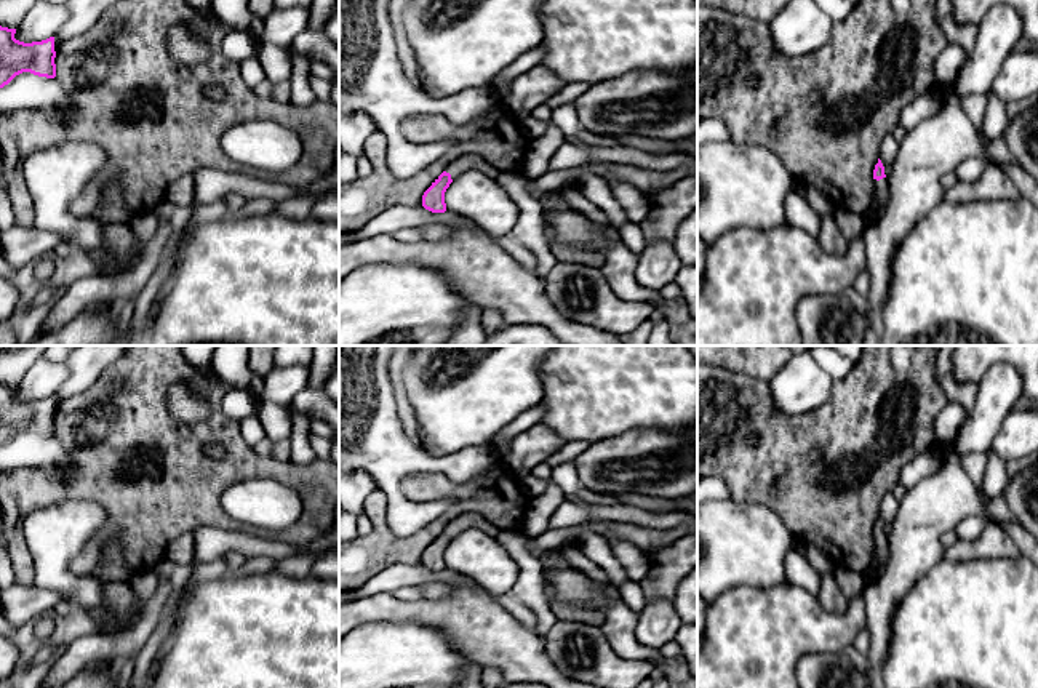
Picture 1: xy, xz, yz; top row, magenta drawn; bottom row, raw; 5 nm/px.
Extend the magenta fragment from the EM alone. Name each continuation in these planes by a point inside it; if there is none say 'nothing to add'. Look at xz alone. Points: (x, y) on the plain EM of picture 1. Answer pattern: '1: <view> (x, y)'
1: xz (466, 520)

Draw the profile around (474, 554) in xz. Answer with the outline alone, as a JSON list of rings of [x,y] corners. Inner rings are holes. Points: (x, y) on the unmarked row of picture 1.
[[[470,528],[456,536],[445,550],[446,570],[475,581],[491,595],[512,592],[520,566],[496,538]]]

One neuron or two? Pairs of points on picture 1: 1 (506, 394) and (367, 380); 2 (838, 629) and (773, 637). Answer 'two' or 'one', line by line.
1: two
2: one

